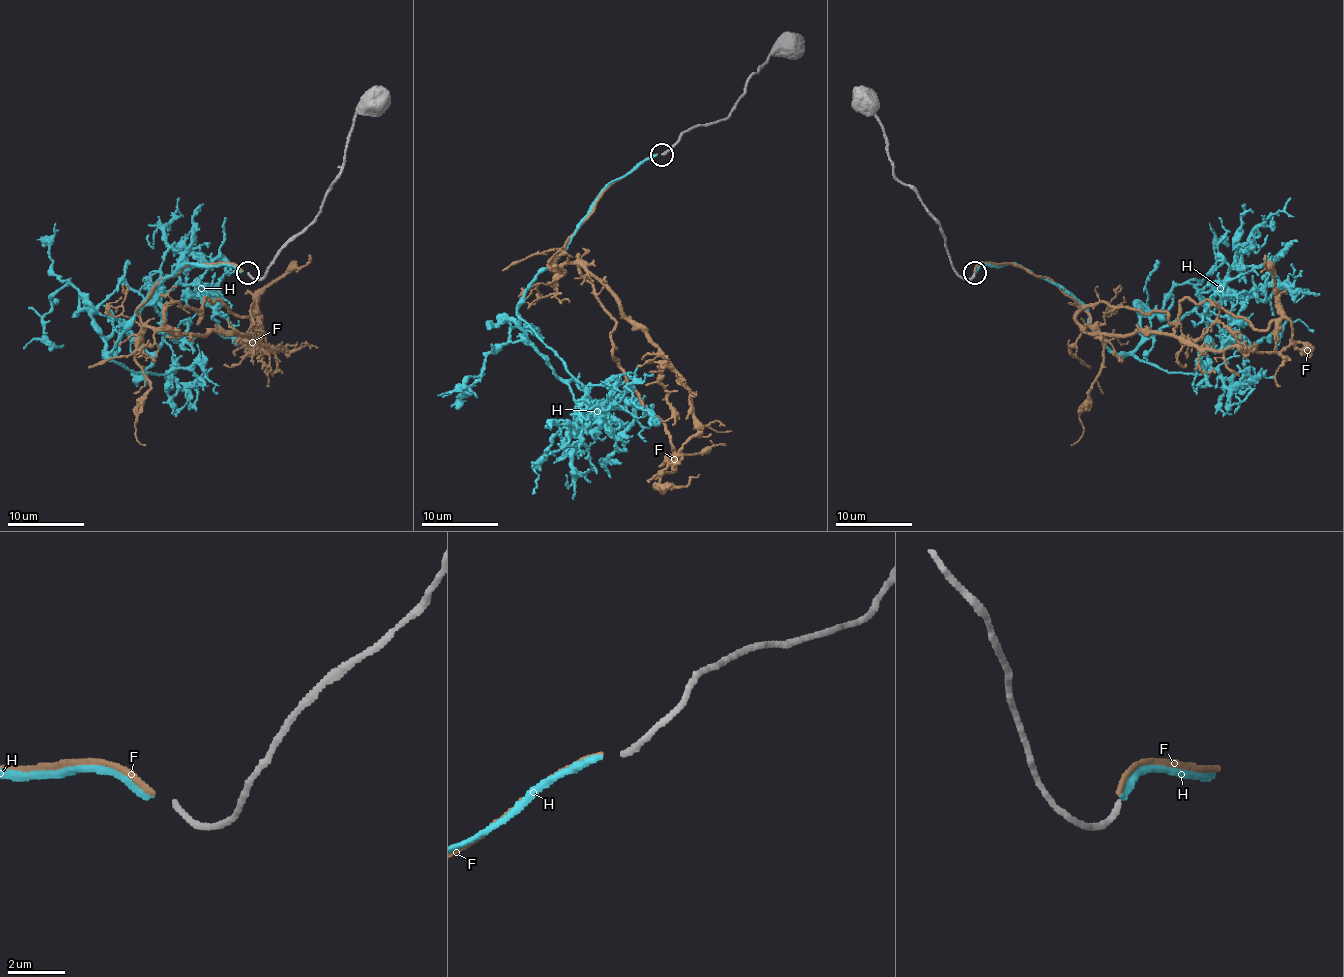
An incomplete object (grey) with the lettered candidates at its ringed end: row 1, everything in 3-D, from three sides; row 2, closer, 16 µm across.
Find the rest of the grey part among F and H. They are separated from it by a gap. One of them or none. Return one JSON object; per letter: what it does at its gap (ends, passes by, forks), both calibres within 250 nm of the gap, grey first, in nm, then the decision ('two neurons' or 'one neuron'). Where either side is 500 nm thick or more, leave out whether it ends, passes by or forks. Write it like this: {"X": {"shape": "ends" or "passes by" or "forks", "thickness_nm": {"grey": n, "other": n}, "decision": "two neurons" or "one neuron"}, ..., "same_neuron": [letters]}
{"F": {"shape": "ends", "thickness_nm": {"grey": 200, "other": 180}, "decision": "two neurons"}, "H": {"shape": "ends", "thickness_nm": {"grey": 200, "other": 240}, "decision": "two neurons"}, "same_neuron": []}

